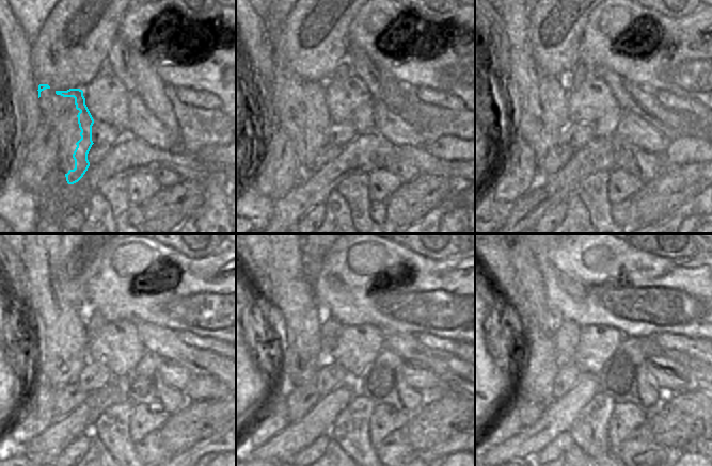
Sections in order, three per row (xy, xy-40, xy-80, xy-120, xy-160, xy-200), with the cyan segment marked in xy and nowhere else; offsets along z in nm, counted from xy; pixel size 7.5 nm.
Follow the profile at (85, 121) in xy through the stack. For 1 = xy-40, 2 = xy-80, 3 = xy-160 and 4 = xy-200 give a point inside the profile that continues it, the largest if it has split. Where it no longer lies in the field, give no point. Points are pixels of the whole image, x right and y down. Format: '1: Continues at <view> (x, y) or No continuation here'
1: Continues at xy-40 (283, 74)
2: Continues at xy-80 (516, 16)
3: Continues at xy-160 (291, 301)
4: Continues at xy-200 (529, 301)

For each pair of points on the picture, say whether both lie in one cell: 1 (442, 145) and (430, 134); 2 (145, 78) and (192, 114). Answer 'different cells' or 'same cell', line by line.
1: different cells
2: different cells

